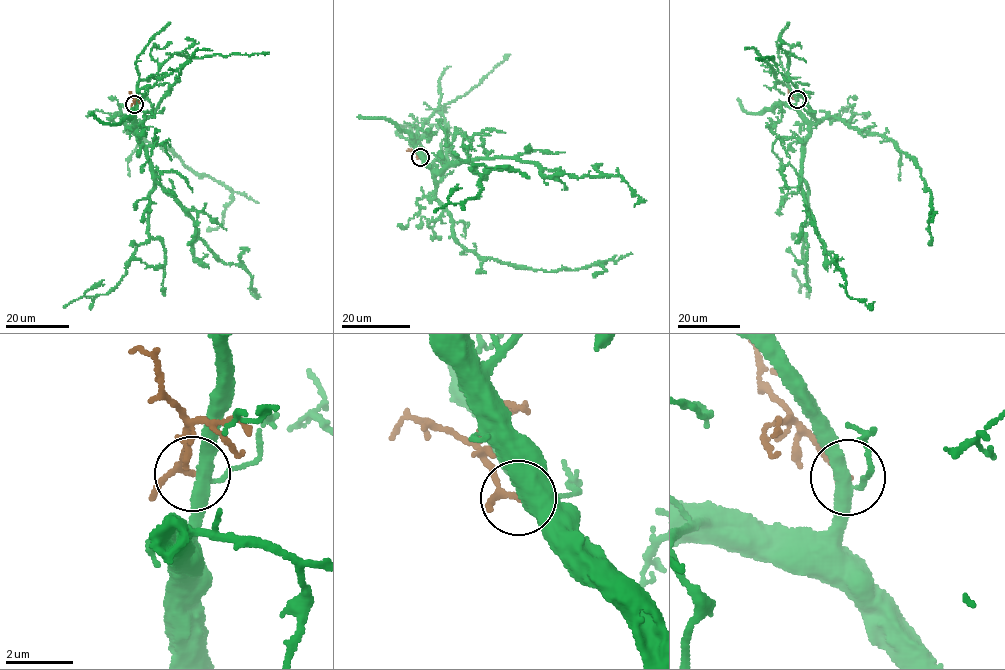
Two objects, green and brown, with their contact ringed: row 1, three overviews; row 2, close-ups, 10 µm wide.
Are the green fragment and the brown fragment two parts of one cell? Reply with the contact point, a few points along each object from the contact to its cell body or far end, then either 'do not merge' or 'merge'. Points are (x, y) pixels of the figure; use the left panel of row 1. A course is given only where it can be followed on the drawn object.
place (134, 104); course green (135, 104), (128, 131), (231, 191), (222, 224), (207, 231); course brown (135, 104), (128, 92); do not merge

